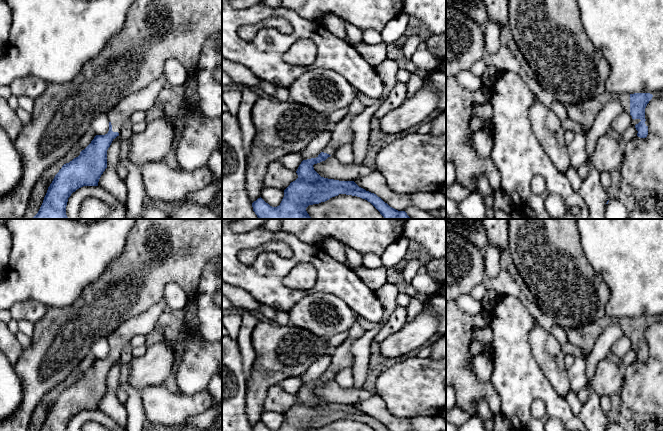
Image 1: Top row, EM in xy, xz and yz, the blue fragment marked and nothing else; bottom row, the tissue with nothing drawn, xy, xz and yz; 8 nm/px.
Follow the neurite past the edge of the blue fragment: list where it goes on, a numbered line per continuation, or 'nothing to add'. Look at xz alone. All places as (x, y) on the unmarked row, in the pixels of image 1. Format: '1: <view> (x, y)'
1: xz (342, 357)

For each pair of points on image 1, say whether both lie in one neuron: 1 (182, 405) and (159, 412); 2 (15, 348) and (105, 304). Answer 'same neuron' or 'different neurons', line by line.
1: same neuron
2: different neurons

